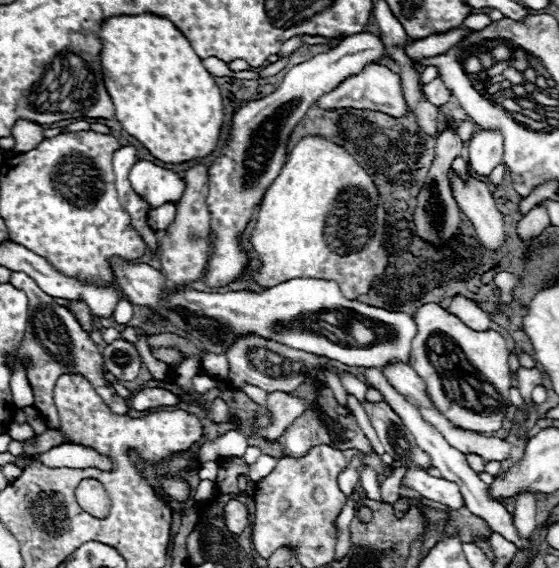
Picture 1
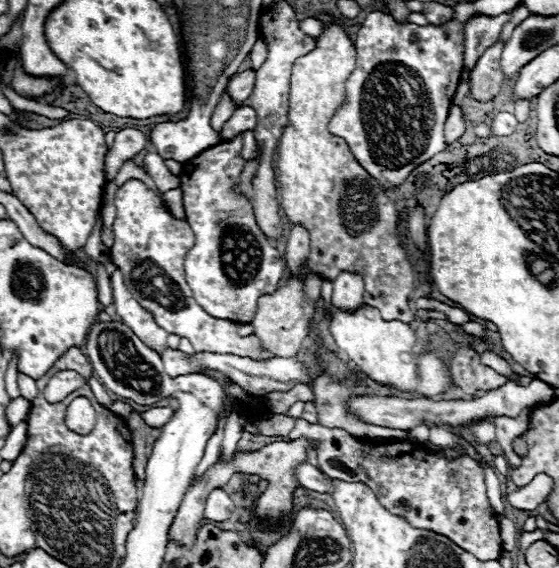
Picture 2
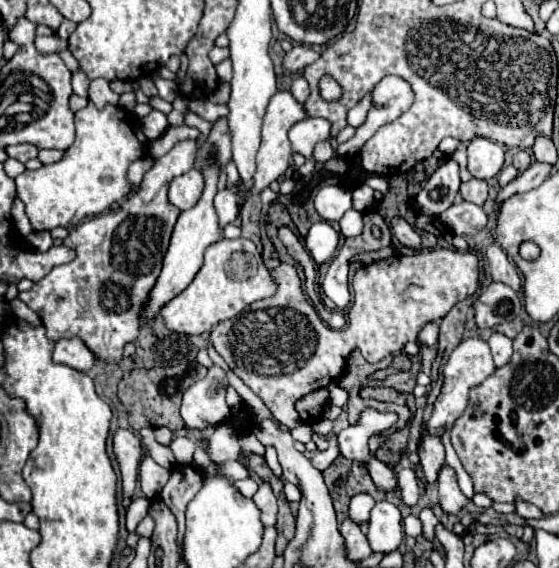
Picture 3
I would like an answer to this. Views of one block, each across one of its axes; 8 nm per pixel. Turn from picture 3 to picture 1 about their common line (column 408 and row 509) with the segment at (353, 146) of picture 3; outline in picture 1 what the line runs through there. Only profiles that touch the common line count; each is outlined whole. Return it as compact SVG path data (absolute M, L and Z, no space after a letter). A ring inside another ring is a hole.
M84 480L84 484L80 484L76 490L76 498L78 504L92 516L104 518L108 514L108 496L96 480Z

